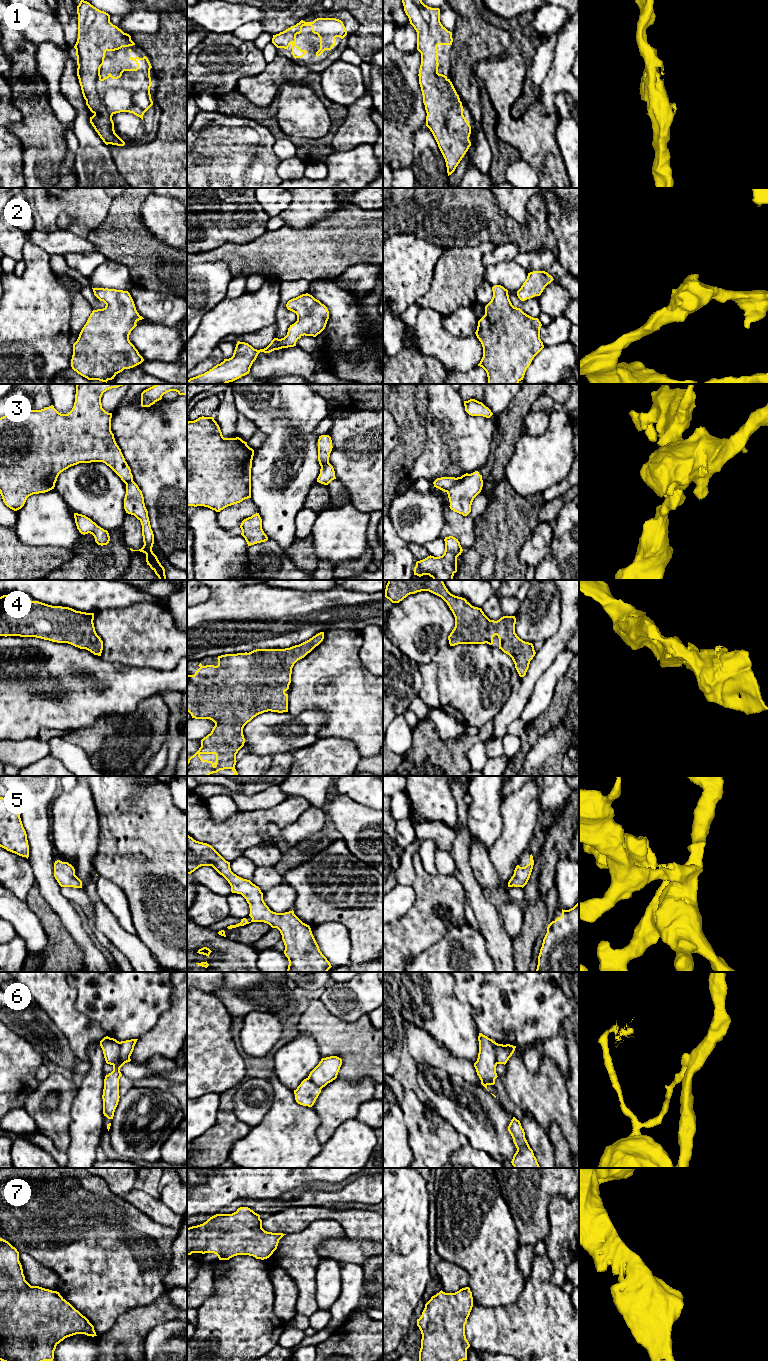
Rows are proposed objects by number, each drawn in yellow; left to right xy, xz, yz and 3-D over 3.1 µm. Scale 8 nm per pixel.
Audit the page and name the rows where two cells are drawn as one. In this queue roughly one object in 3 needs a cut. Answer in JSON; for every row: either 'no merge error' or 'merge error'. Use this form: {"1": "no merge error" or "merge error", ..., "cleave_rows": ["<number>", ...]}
{"1": "no merge error", "2": "no merge error", "3": "merge error", "4": "no merge error", "5": "no merge error", "6": "merge error", "7": "no merge error", "cleave_rows": ["3", "6"]}

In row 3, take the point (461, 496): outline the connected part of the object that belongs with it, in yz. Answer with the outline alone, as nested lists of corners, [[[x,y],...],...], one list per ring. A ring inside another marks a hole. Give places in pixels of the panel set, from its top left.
[[[478,471],[471,473],[462,482],[447,491],[450,509],[467,516],[471,512],[474,498],[481,492],[482,487],[482,475]]]

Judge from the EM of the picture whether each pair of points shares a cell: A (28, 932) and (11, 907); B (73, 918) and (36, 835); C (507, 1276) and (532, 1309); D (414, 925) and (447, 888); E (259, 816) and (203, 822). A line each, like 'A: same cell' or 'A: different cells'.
A: same cell
B: same cell
C: different cells
D: same cell
E: same cell

